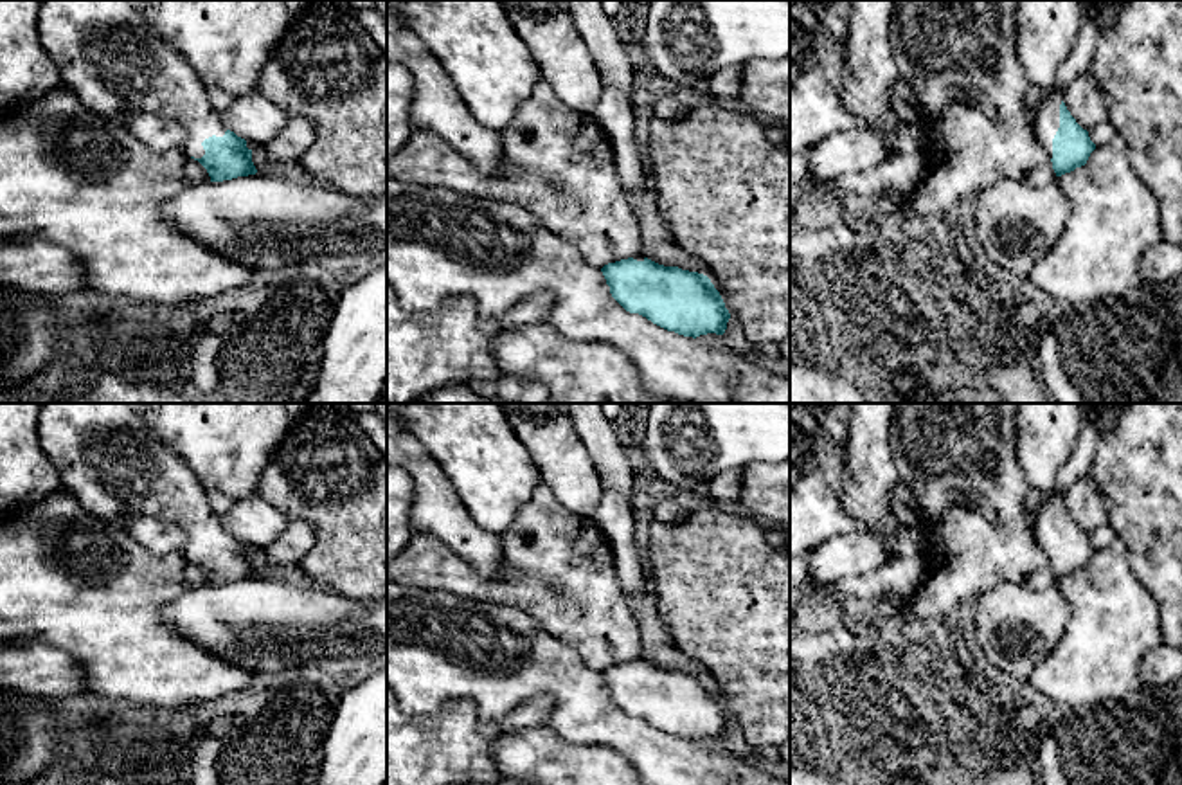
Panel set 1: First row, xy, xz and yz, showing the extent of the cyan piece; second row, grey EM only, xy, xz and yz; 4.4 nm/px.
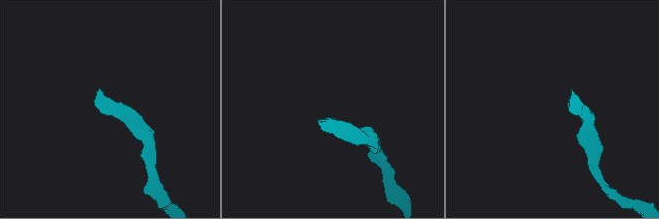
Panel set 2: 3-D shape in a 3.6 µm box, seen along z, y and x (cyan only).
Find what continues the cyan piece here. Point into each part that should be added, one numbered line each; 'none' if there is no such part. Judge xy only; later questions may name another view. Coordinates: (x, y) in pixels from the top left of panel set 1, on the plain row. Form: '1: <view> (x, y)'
1: xy (107, 458)

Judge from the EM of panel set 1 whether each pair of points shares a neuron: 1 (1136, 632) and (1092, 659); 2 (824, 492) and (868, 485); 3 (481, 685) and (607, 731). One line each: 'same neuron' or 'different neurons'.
1: same neuron
2: different neurons
3: same neuron

